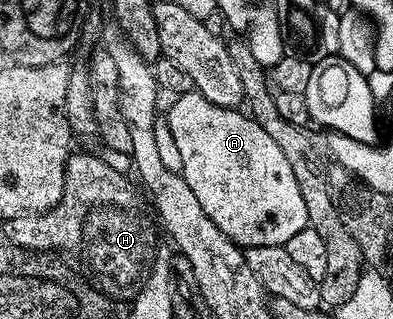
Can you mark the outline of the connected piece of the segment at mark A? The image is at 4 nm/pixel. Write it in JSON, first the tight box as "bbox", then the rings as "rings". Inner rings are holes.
{"bbox":[165,90,307,249],"rings":[[[194,90],[180,94],[174,101],[176,103],[167,112],[165,111],[165,118],[181,152],[181,165],[183,166],[181,174],[183,180],[189,185],[189,189],[193,189],[201,209],[205,209],[205,213],[209,213],[209,221],[213,221],[213,225],[217,225],[217,229],[221,229],[221,233],[225,233],[225,237],[229,237],[238,247],[244,249],[248,247],[282,247],[287,244],[289,237],[293,237],[293,233],[301,233],[301,229],[307,226],[307,214],[305,213],[305,201],[301,198],[301,189],[297,185],[297,177],[293,177],[293,165],[289,165],[289,157],[285,157],[281,145],[277,145],[277,141],[273,141],[273,137],[269,137],[269,133],[265,133],[265,129],[261,129],[258,121],[242,110],[213,105],[213,101],[209,101],[204,95]]]}

